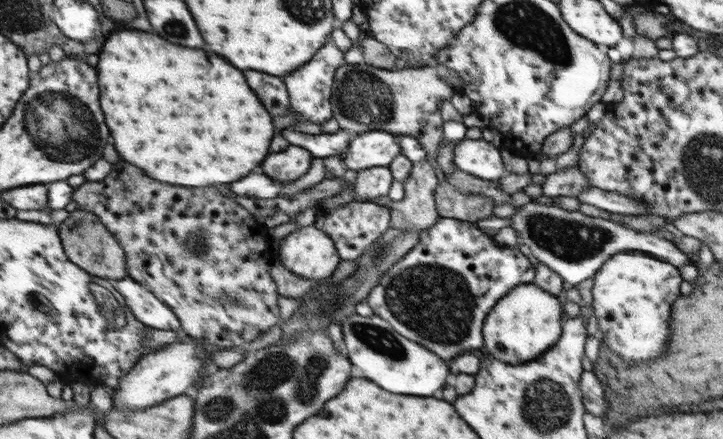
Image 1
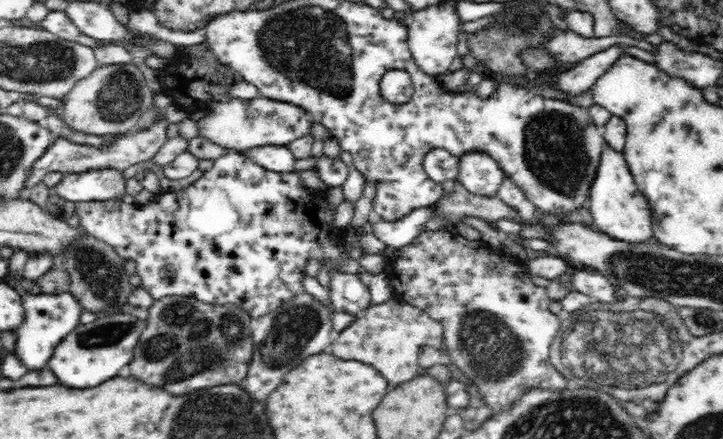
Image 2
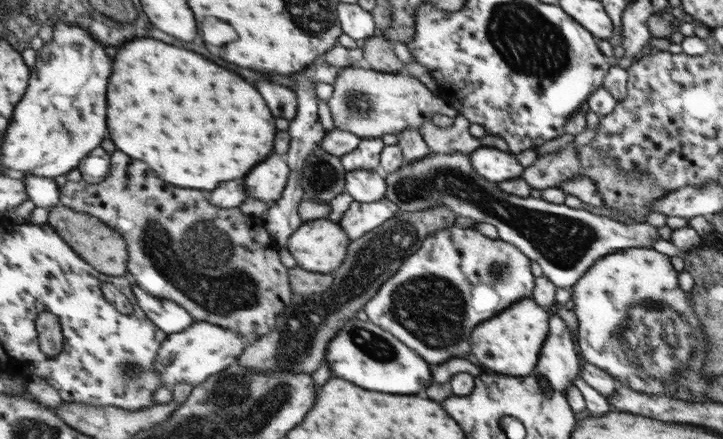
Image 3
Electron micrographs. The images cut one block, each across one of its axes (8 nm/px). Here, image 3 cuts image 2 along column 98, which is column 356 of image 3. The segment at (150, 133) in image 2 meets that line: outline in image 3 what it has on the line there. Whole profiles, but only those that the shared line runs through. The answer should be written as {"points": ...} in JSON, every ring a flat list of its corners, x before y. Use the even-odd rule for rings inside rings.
{"points":[[380,138,362,139,351,152,339,157,339,163,349,171,380,171,381,152,384,147]]}

